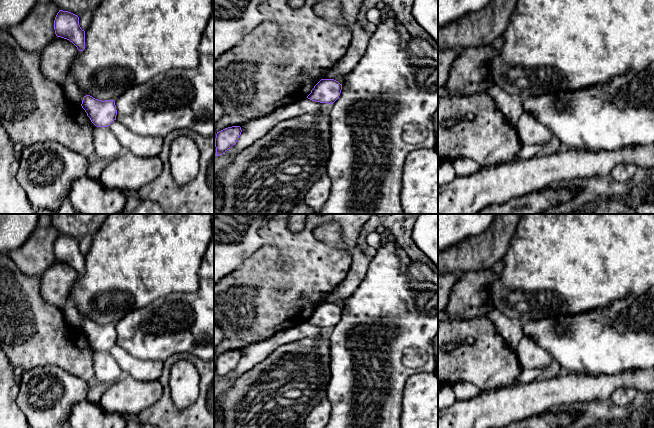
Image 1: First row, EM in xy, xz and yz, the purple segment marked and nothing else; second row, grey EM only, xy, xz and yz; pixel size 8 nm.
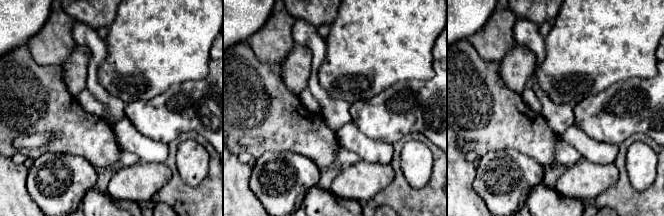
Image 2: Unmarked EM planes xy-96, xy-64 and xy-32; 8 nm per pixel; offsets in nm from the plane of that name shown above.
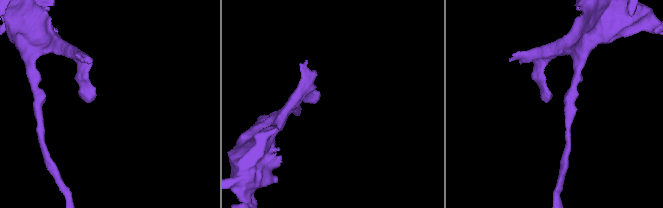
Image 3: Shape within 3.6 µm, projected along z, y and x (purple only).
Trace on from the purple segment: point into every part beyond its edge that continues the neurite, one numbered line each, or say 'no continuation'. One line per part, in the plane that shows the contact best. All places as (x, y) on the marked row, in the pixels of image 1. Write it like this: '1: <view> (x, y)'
no continuation

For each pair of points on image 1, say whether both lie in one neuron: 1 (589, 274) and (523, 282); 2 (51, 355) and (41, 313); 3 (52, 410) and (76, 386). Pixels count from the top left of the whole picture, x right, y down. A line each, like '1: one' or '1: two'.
1: one
2: one
3: one

